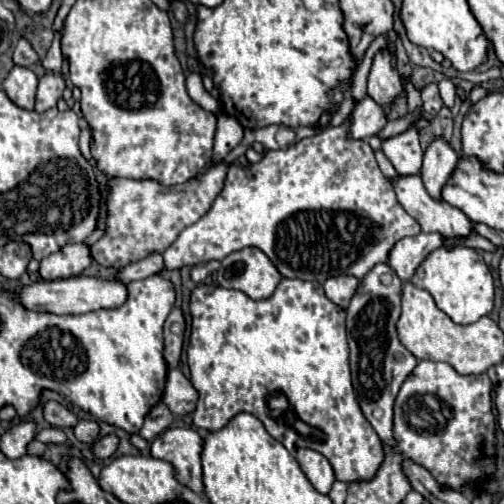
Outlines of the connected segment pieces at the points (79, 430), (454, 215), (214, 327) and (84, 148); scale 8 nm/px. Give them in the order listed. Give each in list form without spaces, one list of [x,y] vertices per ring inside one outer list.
[[[81,419],[75,425],[75,437],[83,443],[93,443],[99,437],[99,425],[93,419]]]
[[[399,175],[397,179],[391,181],[391,185],[395,189],[395,195],[397,195],[397,201],[401,203],[401,207],[421,225],[421,229],[425,233],[443,233],[447,247],[455,245],[457,237],[463,237],[463,235],[471,233],[471,221],[467,219],[467,215],[463,211],[447,205],[445,201],[433,199],[425,191],[425,185],[423,185],[423,181],[421,181],[419,175]]]
[[[281,279],[275,293],[263,301],[255,301],[255,299],[247,297],[243,291],[225,289],[221,285],[217,285],[217,287],[215,285],[211,285],[211,287],[199,285],[191,291],[189,309],[191,309],[191,337],[189,337],[189,349],[187,349],[187,363],[189,363],[189,371],[191,371],[191,383],[199,391],[197,409],[193,413],[193,425],[197,429],[203,429],[203,431],[223,429],[223,425],[227,425],[227,421],[231,417],[235,417],[235,413],[247,411],[247,413],[259,417],[259,421],[265,425],[269,435],[273,439],[277,439],[279,443],[283,443],[289,453],[295,453],[299,447],[309,447],[313,451],[319,451],[321,455],[325,455],[329,459],[329,463],[333,465],[335,477],[339,481],[345,481],[345,483],[369,481],[375,475],[375,471],[383,463],[383,441],[379,439],[379,435],[375,433],[371,423],[363,417],[363,413],[355,401],[355,395],[353,395],[351,373],[349,373],[349,347],[347,347],[347,337],[345,337],[345,311],[325,297],[323,285],[319,281]]]
[[[87,125],[85,128],[81,130],[80,138],[79,138],[79,149],[81,149],[81,155],[87,159],[87,161],[91,161],[93,157],[91,157],[90,152],[90,142],[91,142],[91,129]]]

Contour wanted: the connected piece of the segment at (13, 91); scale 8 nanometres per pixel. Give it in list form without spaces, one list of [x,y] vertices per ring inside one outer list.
[[[13,67],[9,77],[3,81],[3,91],[15,105],[31,111],[35,105],[37,75],[27,67]]]

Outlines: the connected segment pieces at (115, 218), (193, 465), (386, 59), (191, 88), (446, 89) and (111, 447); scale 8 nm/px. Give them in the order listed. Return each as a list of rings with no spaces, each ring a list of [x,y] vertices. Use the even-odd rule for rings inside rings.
[[[217,163],[181,187],[163,187],[151,179],[109,179],[105,235],[91,245],[93,259],[103,267],[119,269],[127,263],[141,261],[151,253],[163,253],[187,225],[199,221],[211,209],[215,197],[223,189],[225,177],[227,165]]]
[[[171,427],[153,439],[151,457],[171,463],[177,481],[203,495],[201,449],[203,437],[199,431]]]
[[[389,31],[385,35],[385,39],[387,39],[387,45],[375,53],[373,63],[371,63],[371,71],[367,77],[367,95],[373,97],[375,101],[379,101],[379,105],[389,109],[393,105],[393,101],[397,99],[397,95],[401,93],[401,81],[399,81],[399,73],[395,69],[395,63],[397,63],[395,31]]]
[[[191,73],[191,75],[187,77],[185,87],[187,87],[189,97],[191,97],[199,107],[203,107],[205,111],[211,111],[211,113],[219,113],[219,111],[221,111],[219,101],[213,99],[213,97],[205,91],[205,87],[203,87],[203,83],[201,83],[201,77],[199,77],[197,73]]]
[[[443,79],[438,83],[440,97],[446,107],[452,108],[456,98],[456,88],[449,79]]]
[[[109,433],[109,435],[101,437],[99,441],[95,441],[93,453],[99,459],[107,459],[107,457],[111,457],[117,451],[117,445],[119,445],[119,437],[115,433]]]

